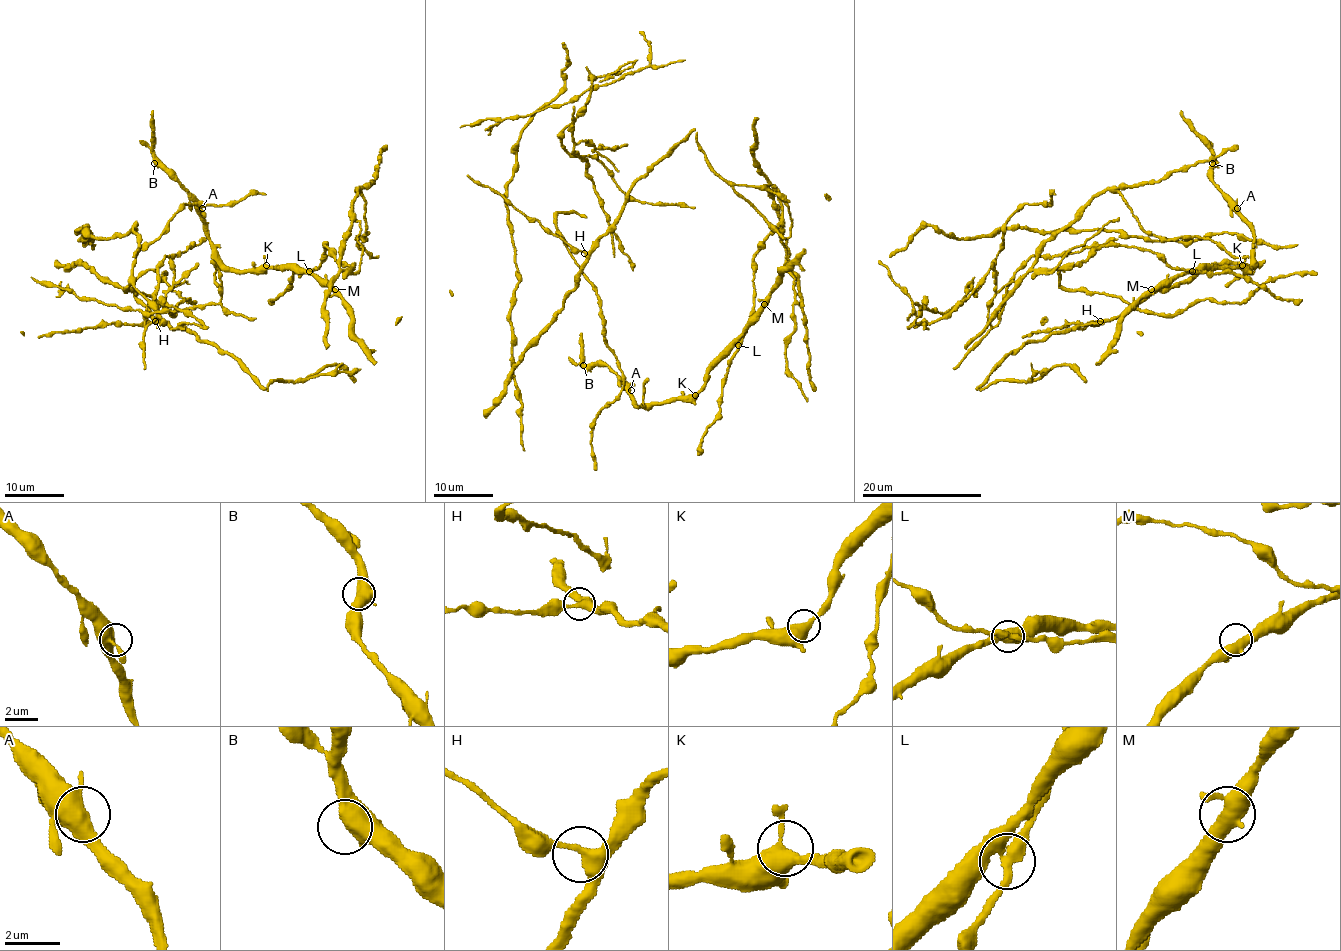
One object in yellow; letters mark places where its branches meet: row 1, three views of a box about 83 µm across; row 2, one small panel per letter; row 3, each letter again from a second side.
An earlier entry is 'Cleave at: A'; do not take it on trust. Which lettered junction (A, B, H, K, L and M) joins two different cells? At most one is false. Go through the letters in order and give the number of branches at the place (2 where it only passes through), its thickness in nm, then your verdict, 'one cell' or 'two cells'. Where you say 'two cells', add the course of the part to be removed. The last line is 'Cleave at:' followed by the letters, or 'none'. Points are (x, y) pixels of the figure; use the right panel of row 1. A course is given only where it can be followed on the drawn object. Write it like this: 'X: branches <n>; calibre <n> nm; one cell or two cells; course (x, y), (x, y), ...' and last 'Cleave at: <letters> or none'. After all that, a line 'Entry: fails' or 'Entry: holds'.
A: branches 4; calibre 400 nm; one cell
B: branches 3; calibre 400 nm; one cell
H: branches 3; calibre 340 nm; one cell
K: branches 3; calibre 400 nm; one cell
L: branches 4; calibre 380 nm; one cell
M: branches 3; calibre 420 nm; one cell
Cleave at: none
Entry: fails

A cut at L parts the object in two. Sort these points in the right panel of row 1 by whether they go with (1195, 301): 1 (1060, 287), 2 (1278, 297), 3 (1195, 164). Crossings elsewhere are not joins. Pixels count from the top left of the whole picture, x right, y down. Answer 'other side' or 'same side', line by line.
1: same side
2: other side
3: other side

